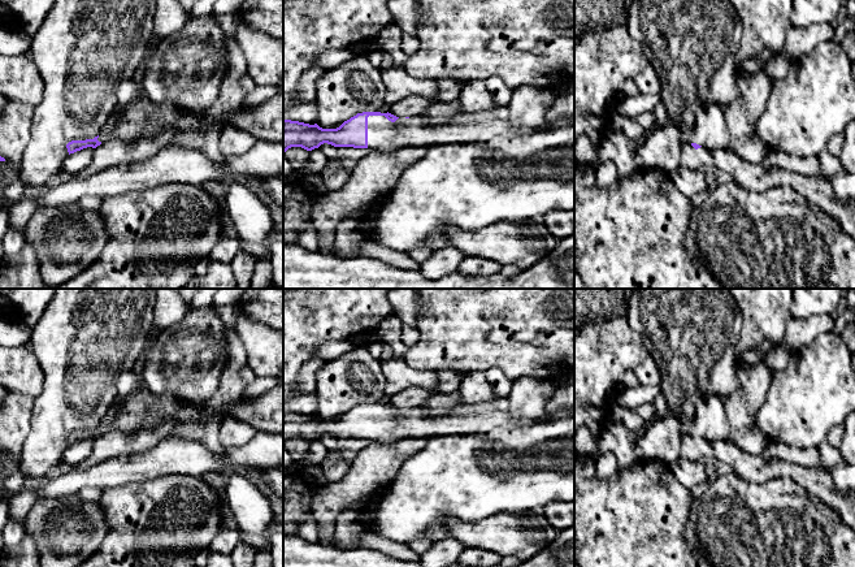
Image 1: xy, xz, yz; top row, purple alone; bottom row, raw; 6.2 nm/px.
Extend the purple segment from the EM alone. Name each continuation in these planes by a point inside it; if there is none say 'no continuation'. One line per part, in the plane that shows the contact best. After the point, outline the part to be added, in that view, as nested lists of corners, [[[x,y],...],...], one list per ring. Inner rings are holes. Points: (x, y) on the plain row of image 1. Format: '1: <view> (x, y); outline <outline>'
1: xz (385, 428); outline [[[385,407],[368,408],[368,440],[379,445],[391,445],[403,438],[424,440],[430,436],[461,436],[486,433],[491,429],[518,429],[541,421],[564,419],[564,414],[544,414],[538,419],[509,417],[507,411],[490,411],[472,416],[453,416],[446,411],[428,408],[399,408],[395,414]]]

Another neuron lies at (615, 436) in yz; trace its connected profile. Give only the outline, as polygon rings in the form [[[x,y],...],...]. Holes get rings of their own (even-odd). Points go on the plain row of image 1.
[[[655,419],[644,420],[638,432],[630,432],[622,424],[609,424],[603,428],[599,437],[598,449],[593,453],[596,460],[600,455],[611,451],[617,459],[617,469],[626,469],[638,462],[635,456],[635,442],[646,432],[647,425]]]

